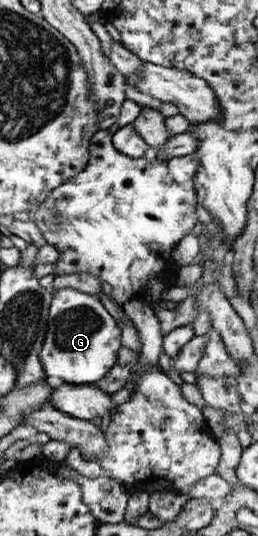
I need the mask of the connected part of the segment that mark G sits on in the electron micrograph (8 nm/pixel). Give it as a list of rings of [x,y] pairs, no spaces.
[[[69,287],[56,289],[50,303],[48,327],[49,331],[42,341],[38,353],[46,377],[59,377],[59,379],[63,379],[64,383],[75,385],[95,385],[108,375],[118,363],[121,349],[121,329],[117,325],[117,320],[103,309],[96,294],[83,293],[82,290]]]

